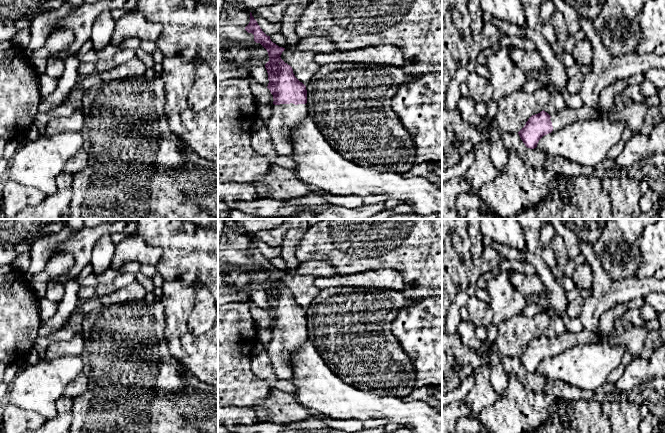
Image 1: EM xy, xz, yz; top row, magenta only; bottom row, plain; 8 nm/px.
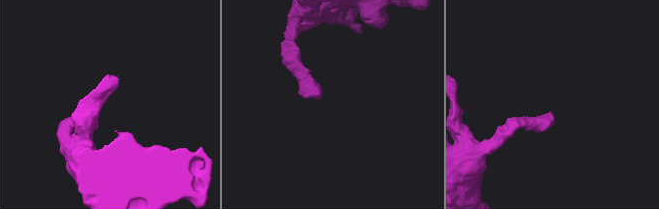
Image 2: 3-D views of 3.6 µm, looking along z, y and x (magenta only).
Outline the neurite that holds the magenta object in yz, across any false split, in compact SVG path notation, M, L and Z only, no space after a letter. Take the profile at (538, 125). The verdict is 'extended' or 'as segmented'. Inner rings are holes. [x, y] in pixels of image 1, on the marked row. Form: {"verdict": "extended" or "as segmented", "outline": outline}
{"verdict": "extended", "outline": "M586 106L577 109L567 107L552 116L543 110L532 115L518 134L527 148L534 149L543 136L552 131L556 132L576 121L588 120L595 115L596 112Z"}

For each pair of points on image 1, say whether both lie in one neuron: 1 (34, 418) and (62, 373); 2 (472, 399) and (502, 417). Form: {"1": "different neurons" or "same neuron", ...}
{"1": "different neurons", "2": "different neurons"}

